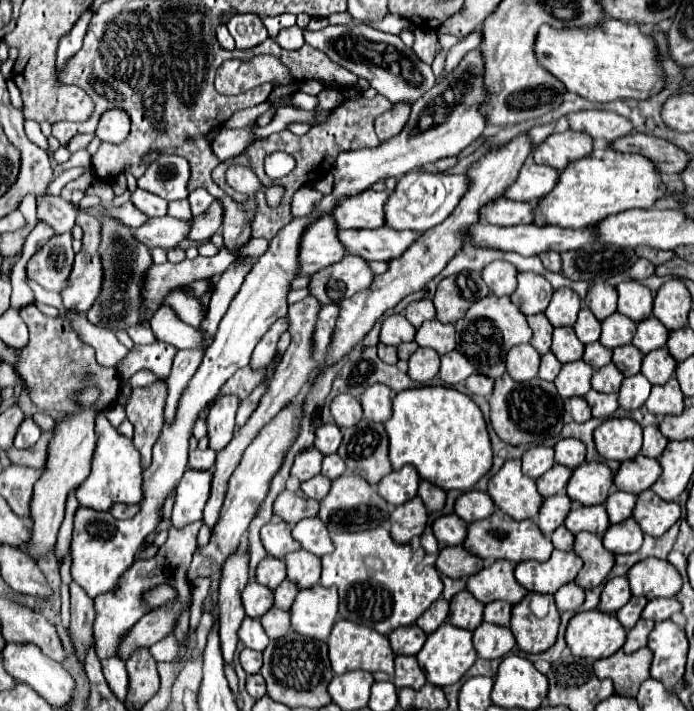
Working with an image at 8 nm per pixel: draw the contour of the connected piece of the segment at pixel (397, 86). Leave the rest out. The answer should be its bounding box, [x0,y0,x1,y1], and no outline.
[304,25,434,103]

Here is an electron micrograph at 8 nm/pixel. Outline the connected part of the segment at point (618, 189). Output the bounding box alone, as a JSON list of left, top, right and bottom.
[532,149,664,229]

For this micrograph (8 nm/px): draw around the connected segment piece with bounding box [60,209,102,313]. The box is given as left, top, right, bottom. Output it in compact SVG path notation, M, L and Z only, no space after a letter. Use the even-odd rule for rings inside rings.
M78 209L76 225L84 229L84 247L76 255L74 267L70 277L66 279L66 287L62 289L62 303L66 309L86 313L94 303L94 297L100 293L102 283L102 263L98 257L98 243L100 243L100 221Z

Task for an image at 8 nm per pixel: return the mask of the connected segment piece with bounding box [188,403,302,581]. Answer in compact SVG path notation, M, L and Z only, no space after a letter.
M292 403L290 407L282 409L282 413L278 413L260 433L258 437L252 441L252 445L248 445L248 449L244 451L244 457L240 461L240 465L236 467L236 471L232 473L230 481L228 481L228 491L226 491L226 499L218 517L218 523L214 525L212 537L208 541L208 545L198 547L192 559L192 565L188 569L188 577L190 581L196 581L198 577L212 577L214 573L222 571L222 561L226 561L234 549L238 547L238 541L242 537L242 533L248 529L252 517L256 515L258 505L264 501L268 487L270 487L270 479L274 477L274 473L280 469L282 459L288 451L288 447L294 443L296 439L296 423L302 417L302 405Z

